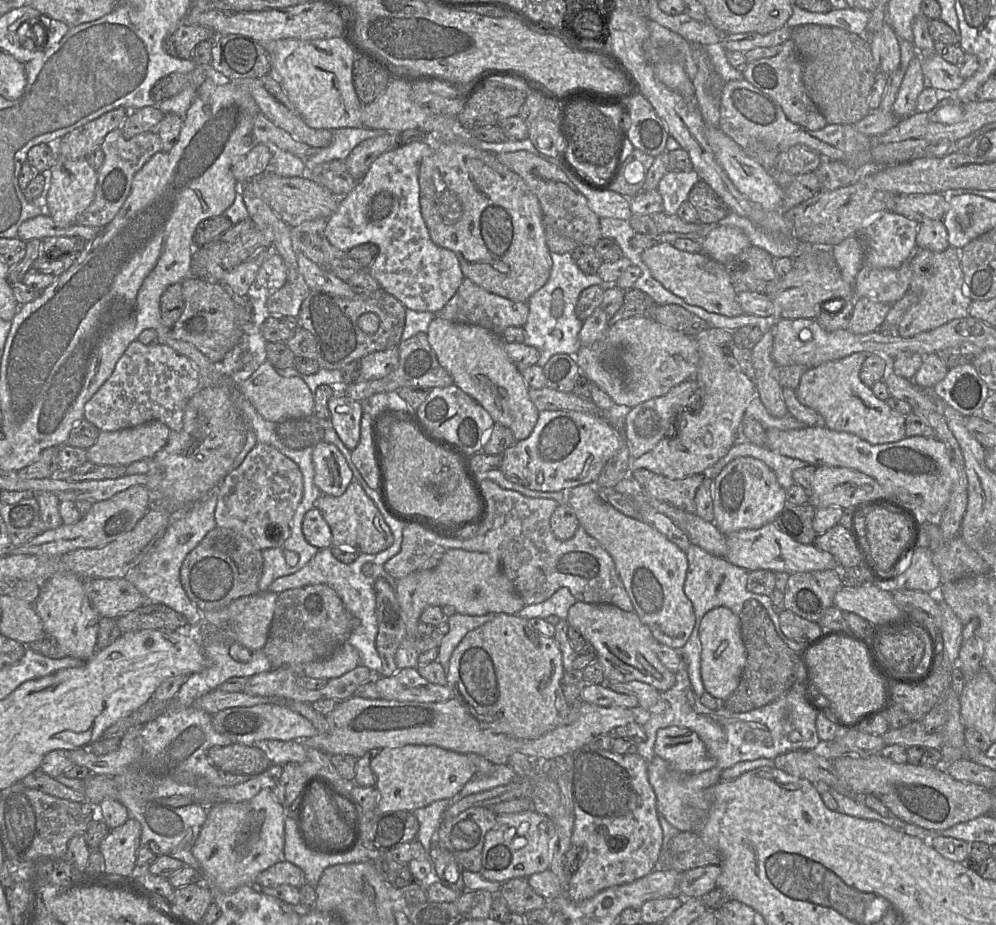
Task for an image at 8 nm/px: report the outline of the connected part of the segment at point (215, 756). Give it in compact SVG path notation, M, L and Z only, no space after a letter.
M240 743L212 746L208 757L217 769L236 776L257 777L272 765L264 751Z

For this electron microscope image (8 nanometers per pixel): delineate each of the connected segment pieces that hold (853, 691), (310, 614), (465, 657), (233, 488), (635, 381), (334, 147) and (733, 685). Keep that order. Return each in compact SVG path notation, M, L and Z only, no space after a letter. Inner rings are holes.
M830 636L805 653L812 683L826 697L830 707L846 723L853 723L861 716L881 706L883 681L876 673L868 648L849 638Z
M317 584L286 590L278 594L263 652L273 669L286 669L301 676L306 664L330 656L340 645L348 641L357 626L358 620L346 610L340 597L329 586Z
M505 613L467 633L453 651L446 671L447 685L484 729L514 738L535 739L564 724L570 705L561 687L564 675L561 650L554 638L549 638L528 625L518 614Z
M256 443L243 462L233 469L217 488L216 525L231 529L247 538L260 551L277 548L290 536L290 523L303 497L303 477L290 458L271 445Z
M635 316L610 325L593 344L581 345L575 360L580 373L605 391L615 404L632 408L664 396L674 386L695 377L700 353L696 338L667 328L653 319ZM609 345L621 349L622 370L607 368L601 363L601 351Z
M339 128L332 130L331 143L324 148L315 148L314 154L304 162L309 169L332 160L345 160L352 150L362 141L388 133L382 129L360 128Z
M727 607L714 608L701 620L699 633L701 677L704 688L713 697L726 700L737 688L747 661L740 618Z

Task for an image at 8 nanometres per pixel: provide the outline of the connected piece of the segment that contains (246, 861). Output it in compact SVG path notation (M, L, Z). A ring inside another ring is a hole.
M265 784L265 786L259 791L259 793L252 799L243 802L223 802L209 806L207 809L207 819L202 826L200 833L193 845L192 853L199 863L200 871L204 877L204 883L208 885L208 882L221 892L233 892L237 888L244 885L251 885L255 882L255 879L259 873L266 870L270 866L284 860L284 843L285 843L285 831L284 823L286 818L286 808L278 803L272 795L272 786Z

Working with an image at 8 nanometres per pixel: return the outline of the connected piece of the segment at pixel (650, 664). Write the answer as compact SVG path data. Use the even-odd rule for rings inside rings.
M577 601L569 608L567 620L571 628L579 631L595 647L606 680L640 681L653 686L659 692L665 692L674 686L675 674L651 650L651 643L656 640L634 611L627 612L612 604Z

